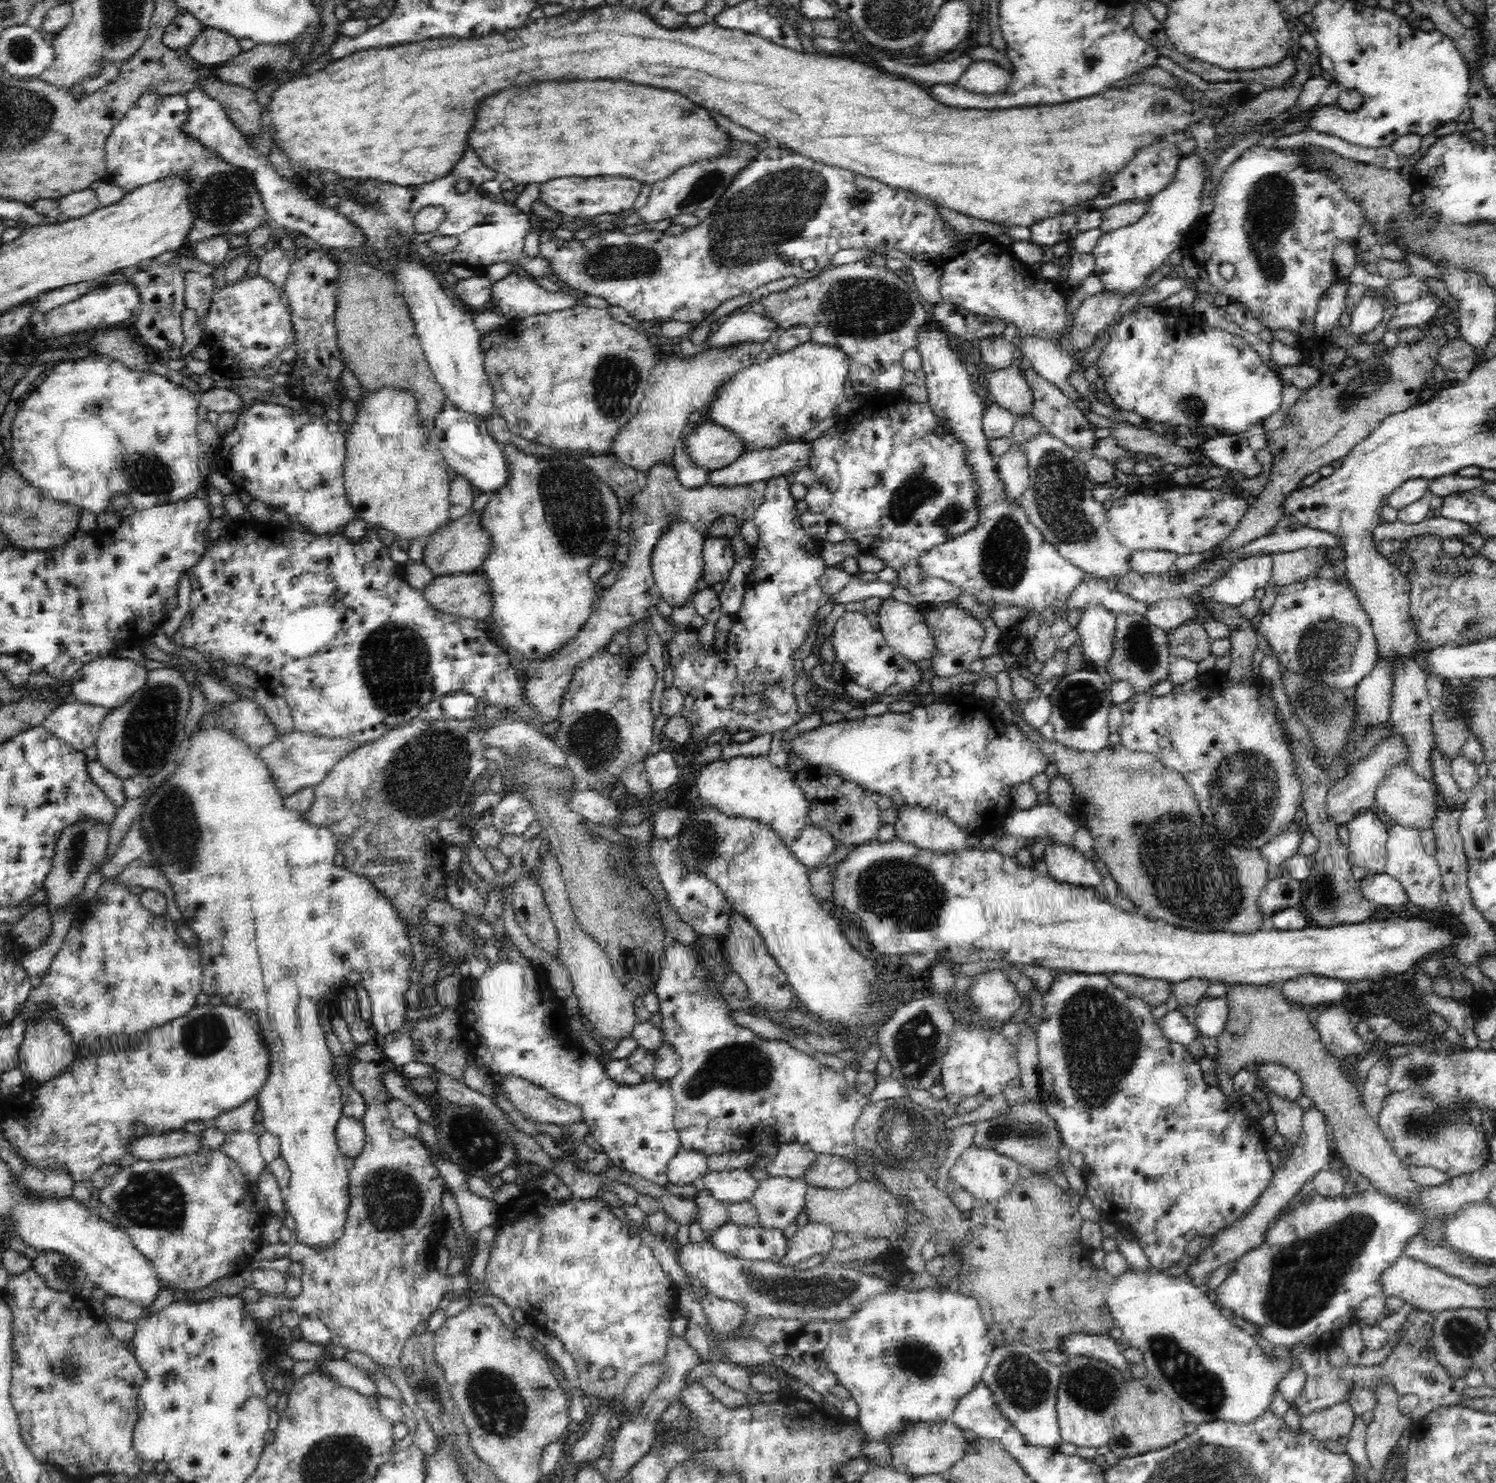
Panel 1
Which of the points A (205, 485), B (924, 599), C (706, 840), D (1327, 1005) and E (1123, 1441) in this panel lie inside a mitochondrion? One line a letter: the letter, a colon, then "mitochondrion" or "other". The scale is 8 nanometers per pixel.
A: other
B: other
C: mitochondrion
D: other
E: mitochondrion

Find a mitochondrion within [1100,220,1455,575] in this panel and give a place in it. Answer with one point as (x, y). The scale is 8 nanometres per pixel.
(1360, 386)

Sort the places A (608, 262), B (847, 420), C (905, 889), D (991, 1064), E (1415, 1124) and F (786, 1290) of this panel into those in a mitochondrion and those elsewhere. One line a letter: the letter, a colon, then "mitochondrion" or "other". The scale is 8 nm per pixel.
A: mitochondrion
B: other
C: mitochondrion
D: other
E: mitochondrion
F: mitochondrion

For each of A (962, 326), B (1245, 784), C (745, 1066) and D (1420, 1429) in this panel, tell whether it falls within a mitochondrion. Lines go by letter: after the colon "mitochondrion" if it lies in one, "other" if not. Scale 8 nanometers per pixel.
A: other
B: mitochondrion
C: mitochondrion
D: other

